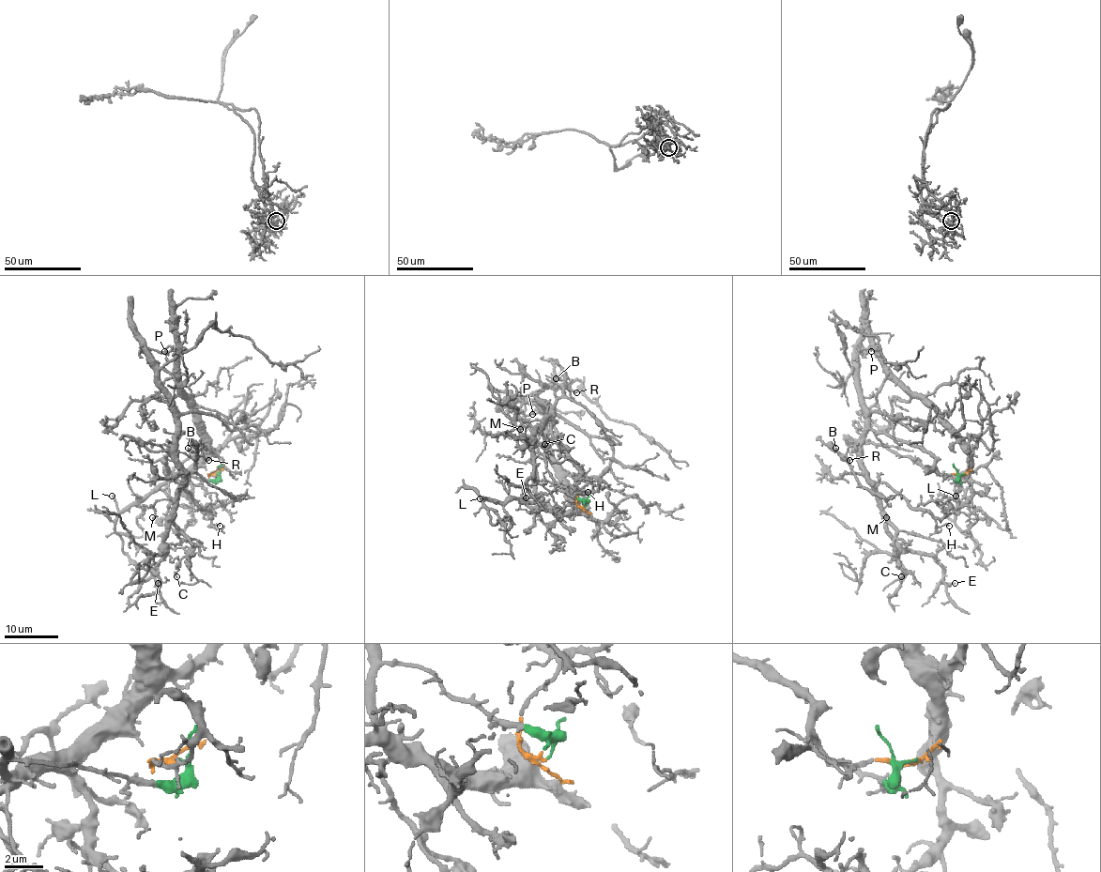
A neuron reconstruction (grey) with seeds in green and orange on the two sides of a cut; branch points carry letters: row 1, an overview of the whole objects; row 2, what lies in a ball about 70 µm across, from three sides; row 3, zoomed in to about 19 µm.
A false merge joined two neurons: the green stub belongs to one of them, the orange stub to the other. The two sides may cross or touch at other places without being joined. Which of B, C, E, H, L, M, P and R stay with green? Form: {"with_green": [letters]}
{"with_green": ["L", "P"]}

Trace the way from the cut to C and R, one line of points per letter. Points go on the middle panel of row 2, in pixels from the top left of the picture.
C: (584, 507), (577, 493), (589, 478), (563, 449), (542, 405), (550, 413), (542, 432), (559, 436), (544, 444)
R: (584, 507), (577, 493), (589, 478), (563, 449), (545, 412), (545, 403), (553, 405), (566, 388), (577, 391)

